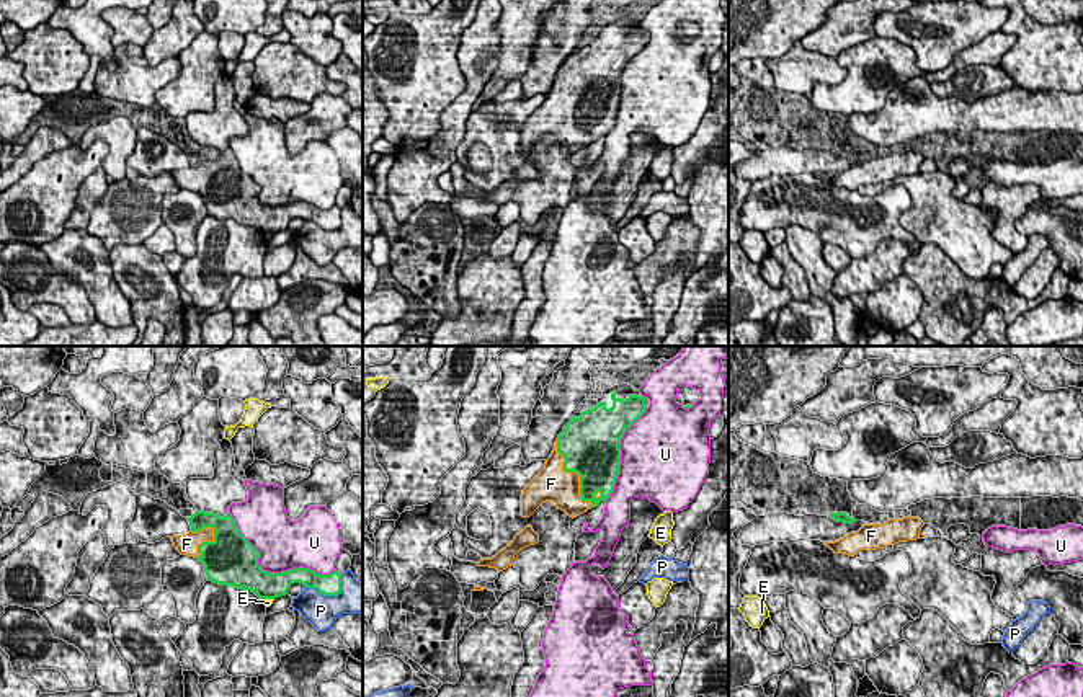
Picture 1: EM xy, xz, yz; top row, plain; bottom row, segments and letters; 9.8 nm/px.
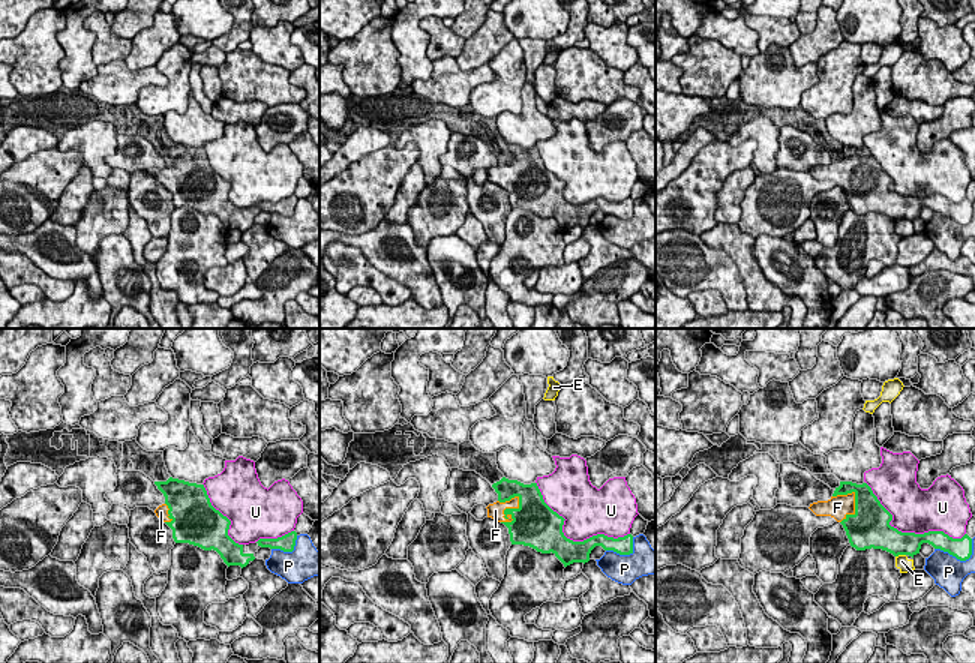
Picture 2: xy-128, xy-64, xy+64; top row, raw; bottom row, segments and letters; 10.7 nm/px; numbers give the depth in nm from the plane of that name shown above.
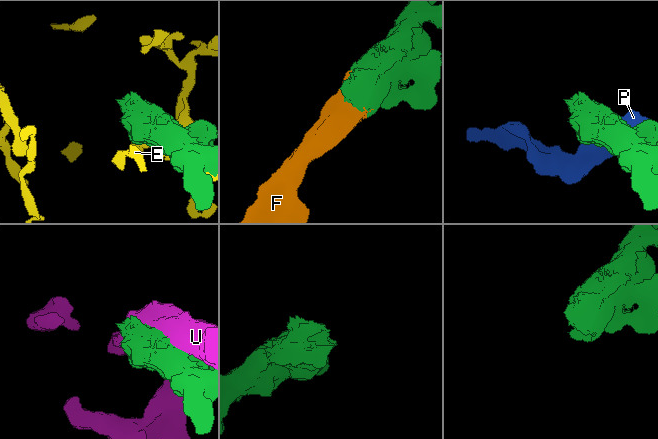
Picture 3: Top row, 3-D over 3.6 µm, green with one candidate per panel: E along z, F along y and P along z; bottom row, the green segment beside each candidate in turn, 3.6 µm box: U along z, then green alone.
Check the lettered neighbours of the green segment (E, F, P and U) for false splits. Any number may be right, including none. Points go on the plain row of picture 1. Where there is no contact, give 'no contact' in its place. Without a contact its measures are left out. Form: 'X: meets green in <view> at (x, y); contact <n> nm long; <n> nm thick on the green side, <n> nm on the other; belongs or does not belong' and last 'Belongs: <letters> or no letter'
E: meets green in xy at (268, 232); contact 110 nm long; 280 nm thick on the green side, 70 nm on the other; does not belong
F: meets green in xz at (575, 106); contact 750 nm long; 500 nm thick on the green side, 320 nm on the other; belongs
P: meets green in xy at (330, 229); contact 400 nm long; 220 nm thick on the green side, 320 nm on the other; does not belong
U: meets green in xy at (271, 208); contact 1200 nm long; 300 nm thick on the green side, 420 nm on the other; does not belong
Belongs: F

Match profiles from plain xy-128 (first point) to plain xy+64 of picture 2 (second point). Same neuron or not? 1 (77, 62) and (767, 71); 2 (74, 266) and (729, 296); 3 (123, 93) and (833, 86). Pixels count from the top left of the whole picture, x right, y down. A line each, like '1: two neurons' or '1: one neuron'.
1: two neurons
2: two neurons
3: two neurons

